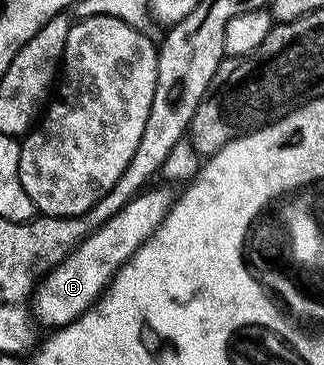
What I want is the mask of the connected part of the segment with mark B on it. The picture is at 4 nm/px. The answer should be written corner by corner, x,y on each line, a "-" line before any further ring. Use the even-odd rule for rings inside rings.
147,188
145,191
139,193
138,196
132,198
119,213
114,215
110,221
105,221
90,236
85,237
79,243
77,249
73,249
52,272
47,273
38,282
32,298
32,313
43,326
45,326
44,324
54,325
53,327
70,325
80,315
87,313
98,302
98,298
106,292
106,288
110,285
110,281
114,276
120,271
120,267
124,267
124,263
128,263
128,259
132,259
134,252
161,227
164,219
169,215
170,209
174,206
176,193
173,193
170,189
154,188

